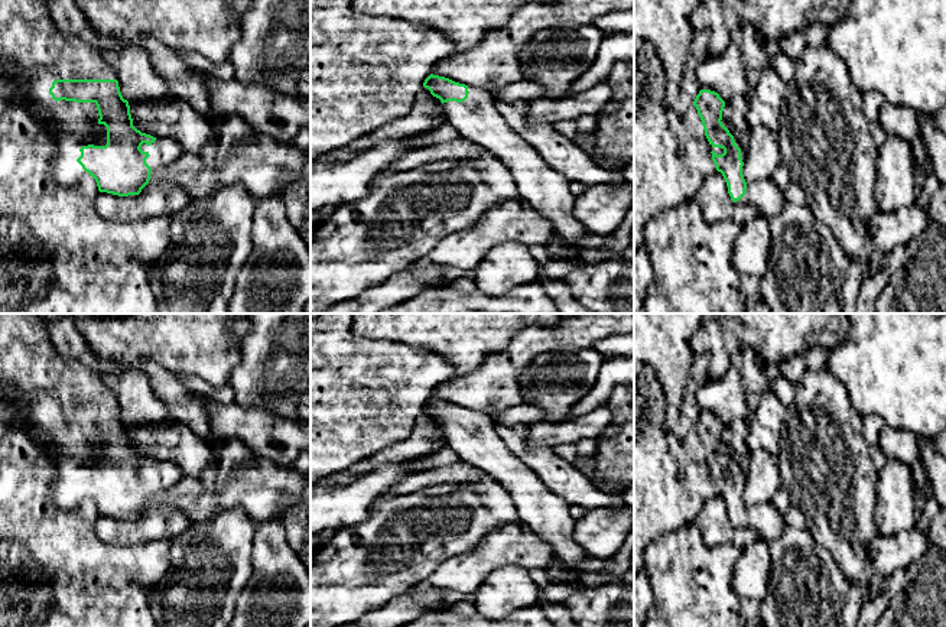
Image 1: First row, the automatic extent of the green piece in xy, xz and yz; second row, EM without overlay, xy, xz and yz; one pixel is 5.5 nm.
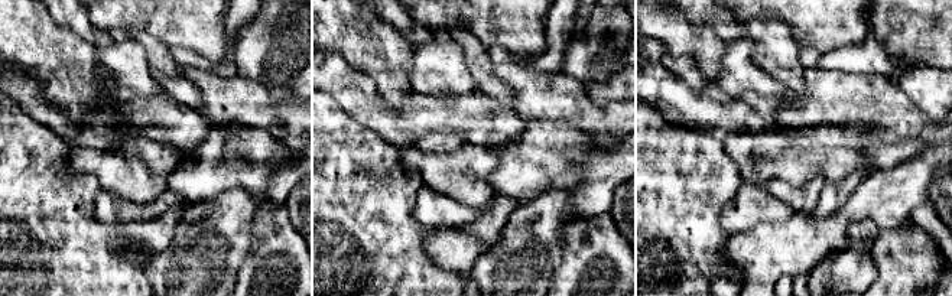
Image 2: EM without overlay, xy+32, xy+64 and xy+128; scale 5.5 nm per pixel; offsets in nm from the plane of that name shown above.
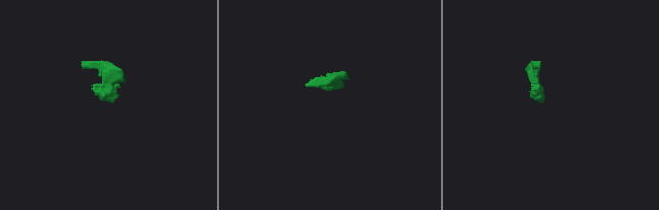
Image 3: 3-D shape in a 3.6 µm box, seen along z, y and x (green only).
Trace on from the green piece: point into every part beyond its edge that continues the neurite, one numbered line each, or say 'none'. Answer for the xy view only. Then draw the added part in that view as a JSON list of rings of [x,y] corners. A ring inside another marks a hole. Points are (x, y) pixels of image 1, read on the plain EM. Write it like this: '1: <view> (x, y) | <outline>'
1: xy (33, 376) | [[[0,314],[0,436],[4,432],[23,432],[51,457],[56,468],[52,500],[59,507],[71,509],[90,500],[77,485],[79,472],[105,470],[107,451],[98,446],[95,426],[55,425],[49,412],[56,403],[117,403],[117,399],[94,367],[65,360],[58,353],[38,314]]]
2: xy (166, 474) | [[[156,461],[150,470],[143,467],[140,472],[150,478],[146,483],[146,487],[152,494],[175,485],[183,475],[182,470],[176,464],[168,461]]]

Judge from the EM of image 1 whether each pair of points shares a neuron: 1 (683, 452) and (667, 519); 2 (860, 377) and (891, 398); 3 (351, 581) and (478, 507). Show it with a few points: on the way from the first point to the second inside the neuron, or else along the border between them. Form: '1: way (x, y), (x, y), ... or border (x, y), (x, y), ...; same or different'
1: way (676, 468), (667, 478), (667, 503); same
2: way (867, 377), (871, 377), (884, 390); same
3: way (383, 556), (410, 535), (447, 520); same

